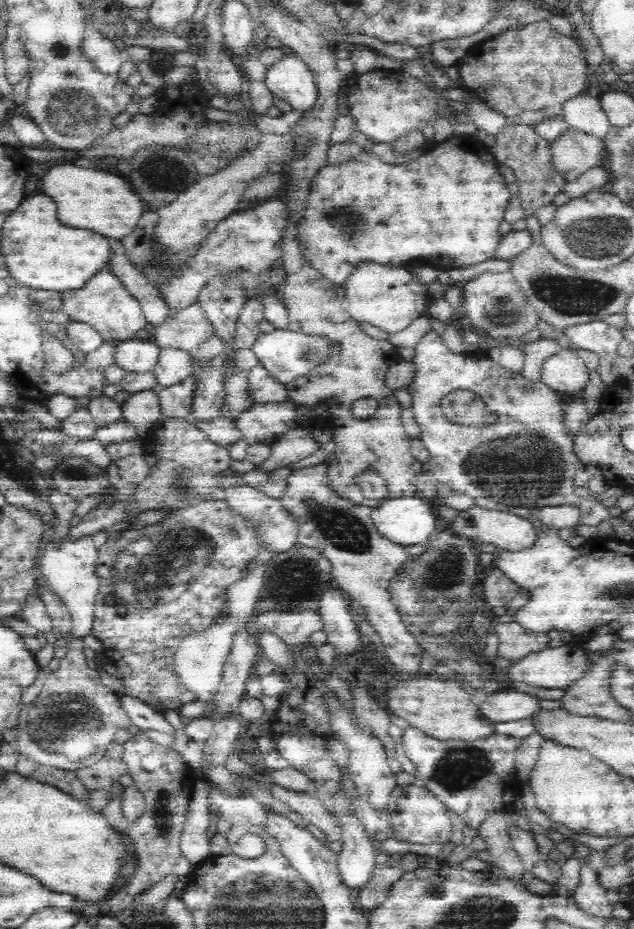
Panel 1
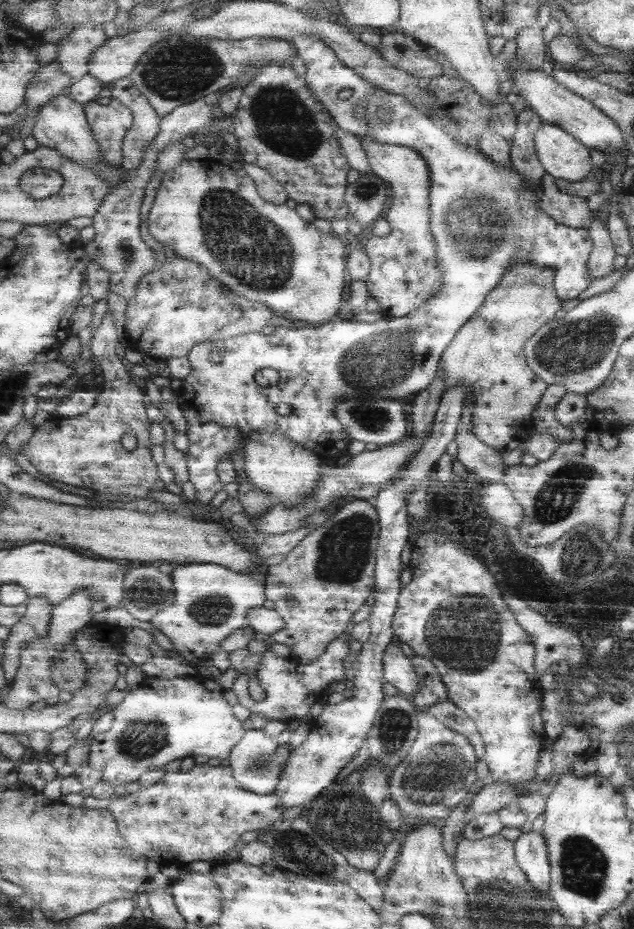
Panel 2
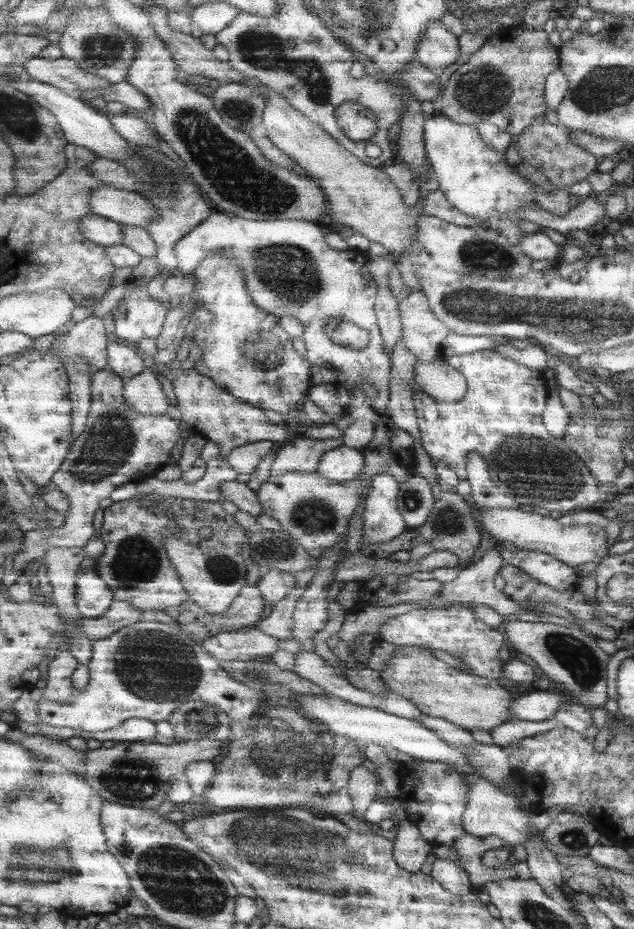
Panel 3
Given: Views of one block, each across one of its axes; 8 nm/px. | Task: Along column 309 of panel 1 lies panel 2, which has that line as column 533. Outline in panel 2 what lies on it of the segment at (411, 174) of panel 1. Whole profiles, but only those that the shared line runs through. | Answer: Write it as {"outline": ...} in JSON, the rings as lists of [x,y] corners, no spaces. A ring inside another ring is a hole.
{"outline":[[[301,34],[301,36],[295,36],[291,41],[293,45],[296,46],[298,56],[303,59],[305,64],[307,64],[307,72],[303,76],[303,78],[306,79],[307,86],[312,90],[312,93],[319,98],[319,101],[323,103],[323,107],[329,112],[329,115],[334,119],[334,122],[339,129],[352,133],[355,137],[368,137],[377,143],[393,144],[411,148],[412,150],[420,152],[421,156],[427,160],[429,167],[431,167],[432,175],[432,231],[437,241],[438,262],[439,269],[441,269],[441,273],[443,273],[443,286],[441,286],[441,290],[437,292],[436,296],[433,297],[427,305],[421,306],[420,309],[413,310],[411,314],[407,314],[407,316],[401,318],[388,318],[387,316],[384,316],[381,320],[372,323],[356,321],[352,318],[351,320],[346,321],[331,321],[319,325],[319,327],[316,328],[311,326],[301,326],[297,329],[289,328],[281,330],[282,343],[279,345],[271,344],[271,338],[269,335],[261,334],[261,332],[251,332],[229,337],[226,342],[219,339],[212,340],[211,343],[205,341],[196,344],[186,356],[191,361],[192,371],[187,378],[183,379],[183,390],[179,397],[179,403],[181,410],[183,410],[183,416],[185,416],[185,420],[187,420],[186,433],[189,435],[191,446],[189,446],[186,455],[190,482],[195,488],[196,500],[194,503],[199,506],[210,505],[211,500],[215,498],[215,495],[221,492],[224,485],[224,482],[220,477],[221,461],[231,459],[232,454],[234,454],[236,450],[240,451],[241,454],[245,454],[247,437],[253,433],[281,433],[282,435],[289,437],[293,442],[307,447],[309,450],[316,451],[326,463],[330,464],[336,462],[337,458],[341,455],[348,454],[349,445],[351,445],[353,438],[352,435],[345,430],[343,424],[341,424],[341,420],[337,418],[337,404],[340,404],[340,402],[347,398],[354,398],[354,396],[363,397],[363,395],[375,398],[393,399],[395,401],[397,398],[403,398],[411,394],[417,396],[422,390],[428,389],[431,384],[433,384],[433,381],[436,380],[437,373],[440,370],[440,364],[444,358],[445,350],[447,350],[448,346],[452,344],[452,340],[456,337],[459,329],[465,326],[465,321],[477,311],[477,307],[481,306],[481,302],[485,299],[485,295],[487,295],[487,292],[497,284],[499,279],[501,279],[505,269],[508,269],[508,266],[512,266],[512,258],[514,258],[514,256],[524,256],[532,266],[552,270],[553,290],[556,292],[556,297],[560,301],[575,299],[577,294],[579,294],[581,290],[585,290],[590,282],[589,274],[587,274],[586,261],[592,250],[592,242],[588,235],[588,229],[568,227],[563,225],[563,223],[559,224],[558,222],[555,222],[553,218],[549,218],[549,215],[543,214],[543,212],[539,210],[538,201],[540,184],[535,189],[529,187],[528,184],[516,174],[516,171],[512,170],[513,167],[511,167],[510,164],[508,164],[507,167],[496,166],[495,163],[490,162],[490,159],[485,159],[484,155],[481,155],[477,148],[473,146],[469,147],[465,144],[466,142],[457,141],[451,134],[448,134],[448,132],[444,130],[442,123],[438,119],[435,119],[427,112],[414,106],[408,98],[403,97],[401,94],[391,93],[387,89],[383,90],[377,87],[377,85],[369,82],[367,78],[361,76],[356,70],[353,70],[352,67],[347,66],[343,60],[337,58],[336,51],[332,46],[325,42],[325,40],[319,38],[319,36],[313,36],[313,34]],[[211,350],[217,350],[221,354],[221,361],[219,363],[211,362]],[[263,368],[273,368],[273,370],[278,372],[280,377],[276,385],[261,387],[255,382],[255,374],[259,372],[259,369],[263,370]],[[279,404],[293,405],[293,414],[291,414],[291,416],[281,416],[276,408]]]}

